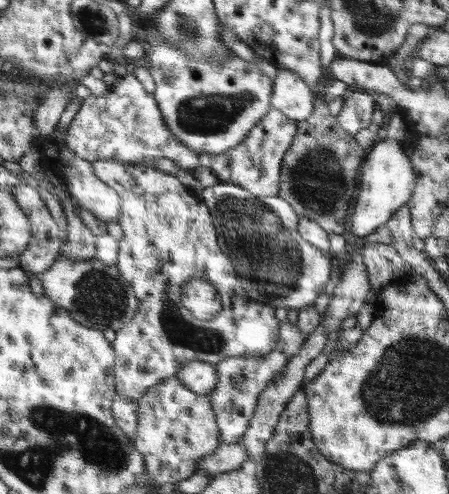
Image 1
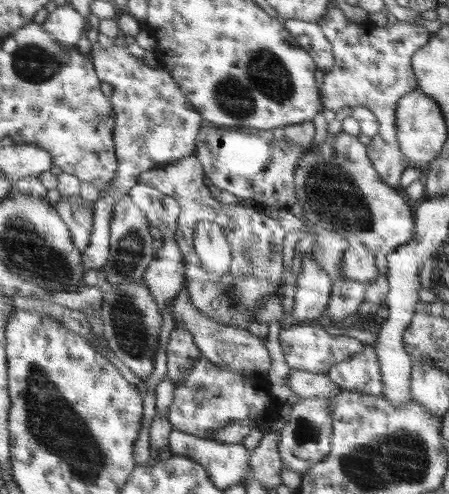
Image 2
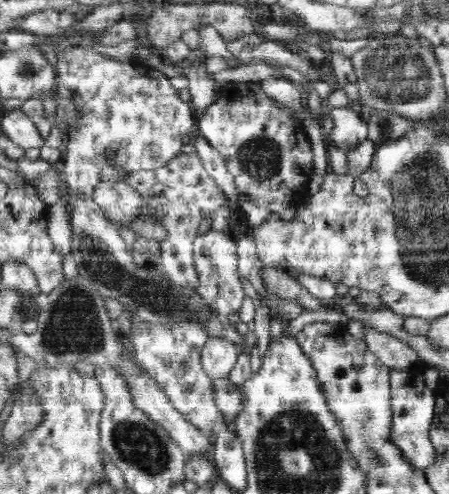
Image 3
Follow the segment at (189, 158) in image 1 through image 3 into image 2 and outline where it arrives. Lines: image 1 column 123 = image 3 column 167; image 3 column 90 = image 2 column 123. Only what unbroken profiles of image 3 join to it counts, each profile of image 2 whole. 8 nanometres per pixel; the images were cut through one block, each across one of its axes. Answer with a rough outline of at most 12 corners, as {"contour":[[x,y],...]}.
{"contour":[[97,41],[117,169],[93,206],[84,268],[108,260],[116,203],[195,155],[203,119],[170,72]]}

